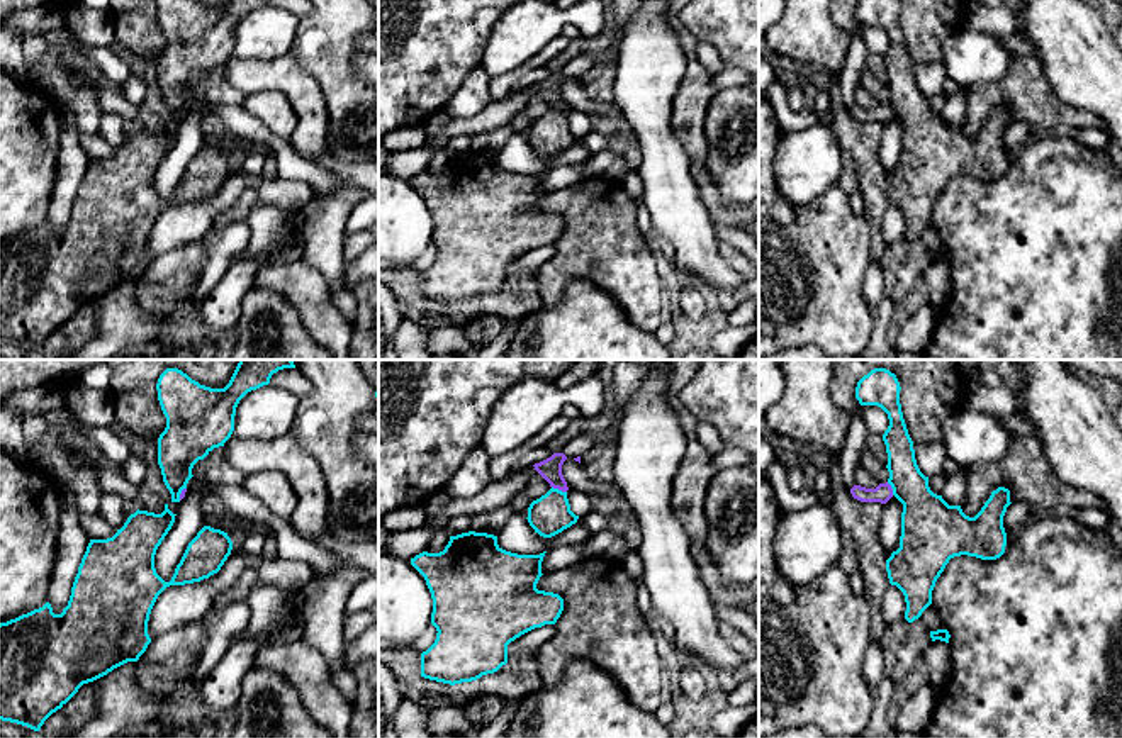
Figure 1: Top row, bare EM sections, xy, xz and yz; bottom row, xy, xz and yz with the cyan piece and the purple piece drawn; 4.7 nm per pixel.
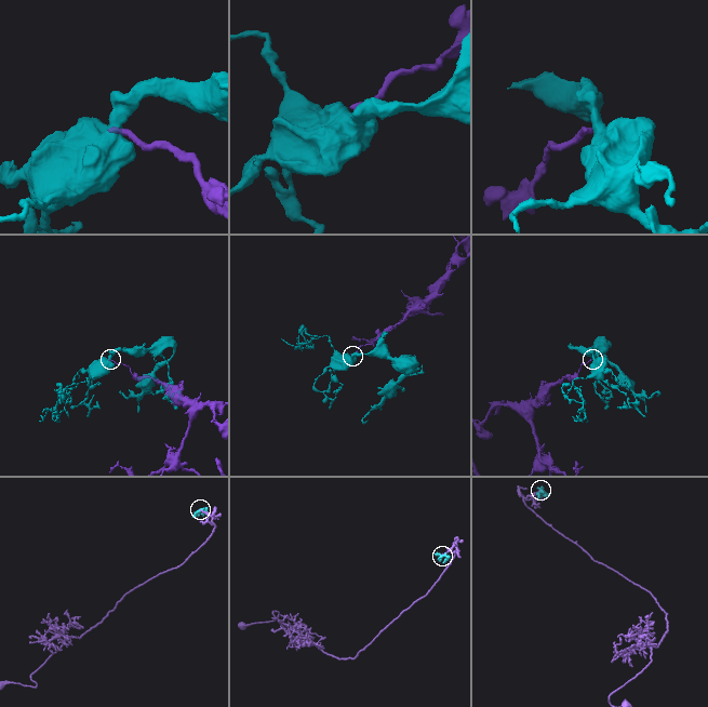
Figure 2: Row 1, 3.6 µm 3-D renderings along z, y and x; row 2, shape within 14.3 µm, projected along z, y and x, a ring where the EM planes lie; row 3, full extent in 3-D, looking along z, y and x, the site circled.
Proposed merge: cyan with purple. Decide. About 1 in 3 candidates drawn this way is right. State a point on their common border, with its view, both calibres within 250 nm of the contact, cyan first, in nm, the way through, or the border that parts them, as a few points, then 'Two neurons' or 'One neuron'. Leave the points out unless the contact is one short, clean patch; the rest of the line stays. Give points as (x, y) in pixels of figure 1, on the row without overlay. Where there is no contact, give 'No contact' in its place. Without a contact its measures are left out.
Touches cyan at xz (557, 109). Thickness 190 nm (cyan) against 110 nm. Boundary: xz (552, 106), (566, 112). Two neurons

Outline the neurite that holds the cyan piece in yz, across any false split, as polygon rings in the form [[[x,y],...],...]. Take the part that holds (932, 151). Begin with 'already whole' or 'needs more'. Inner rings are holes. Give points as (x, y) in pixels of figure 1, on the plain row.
already whole; [[[859,0],[856,19],[861,25],[881,27],[889,39],[889,46],[883,54],[888,73],[888,103],[893,109],[893,115],[903,124],[903,132],[900,168],[886,180],[886,192],[889,204],[896,205],[905,215],[905,239],[913,243],[932,224],[935,202],[951,178],[968,175],[981,180],[996,180],[1005,173],[1003,136],[1012,122],[1010,110],[998,107],[981,131],[969,137],[961,126],[949,126],[942,115],[934,114],[928,107],[928,97],[920,92],[915,80],[913,61],[901,32],[900,10],[898,0]]]

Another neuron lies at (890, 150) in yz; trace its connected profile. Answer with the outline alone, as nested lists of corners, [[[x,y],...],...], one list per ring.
[[[893,115],[886,124],[883,124],[881,144],[878,154],[888,180],[893,171],[900,168],[901,156],[901,132],[903,124]]]

